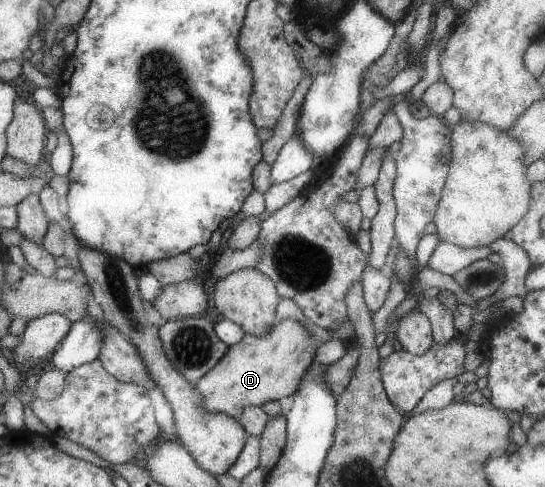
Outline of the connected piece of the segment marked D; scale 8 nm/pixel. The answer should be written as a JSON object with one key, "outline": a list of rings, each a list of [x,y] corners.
{"outline":[[[294,319],[276,322],[264,337],[243,334],[238,343],[227,347],[228,351],[224,353],[218,364],[193,384],[196,392],[200,393],[200,405],[212,413],[226,413],[228,417],[237,418],[248,405],[261,406],[268,401],[283,402],[292,397],[301,384],[303,374],[312,365],[316,353],[312,348],[310,336],[312,335],[308,333],[308,329],[304,329],[304,325],[300,325],[300,321]]]}

